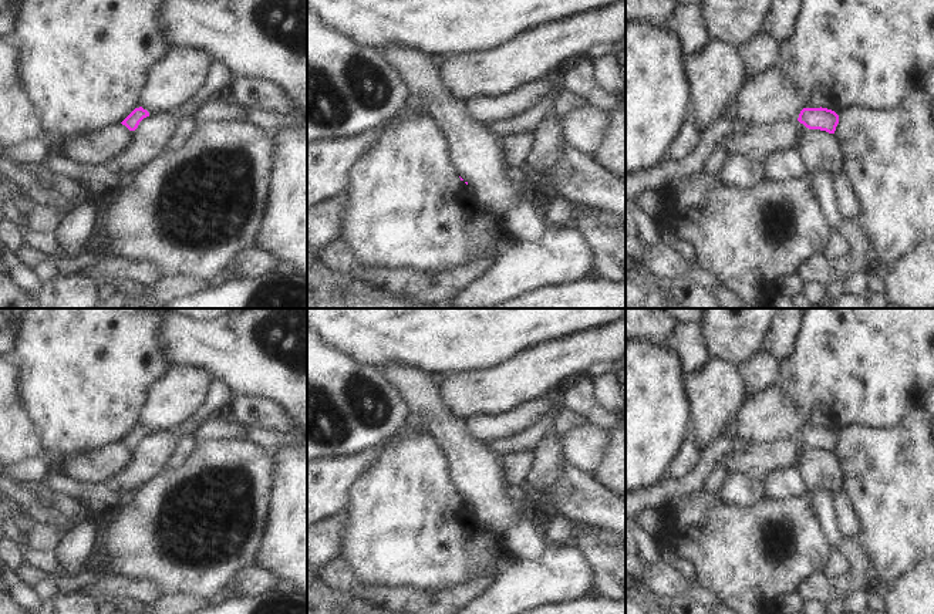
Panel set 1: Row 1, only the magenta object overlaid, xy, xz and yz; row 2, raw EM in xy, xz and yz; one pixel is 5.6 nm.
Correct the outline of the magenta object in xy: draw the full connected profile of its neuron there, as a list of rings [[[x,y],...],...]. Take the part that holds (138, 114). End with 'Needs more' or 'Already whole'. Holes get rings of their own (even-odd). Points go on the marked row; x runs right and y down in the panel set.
[[[142,107],[135,108],[121,124],[125,125],[129,131],[135,131],[139,122],[149,117],[149,112]]]. Already whole

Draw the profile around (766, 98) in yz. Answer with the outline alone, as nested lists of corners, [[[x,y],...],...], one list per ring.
[[[778,67],[748,78],[744,90],[721,111],[721,118],[746,121],[749,125],[773,125],[785,119],[798,119],[805,108],[805,99],[798,90],[789,88],[789,81]]]

